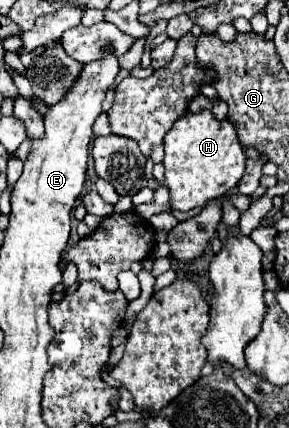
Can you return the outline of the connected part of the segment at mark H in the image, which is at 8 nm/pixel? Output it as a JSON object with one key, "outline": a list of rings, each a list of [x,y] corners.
{"outline":[[[188,112],[164,136],[164,166],[164,184],[170,190],[170,206],[188,212],[210,200],[222,198],[232,190],[244,174],[246,156],[238,134],[234,132],[234,124],[228,120],[216,120],[212,112]]]}

